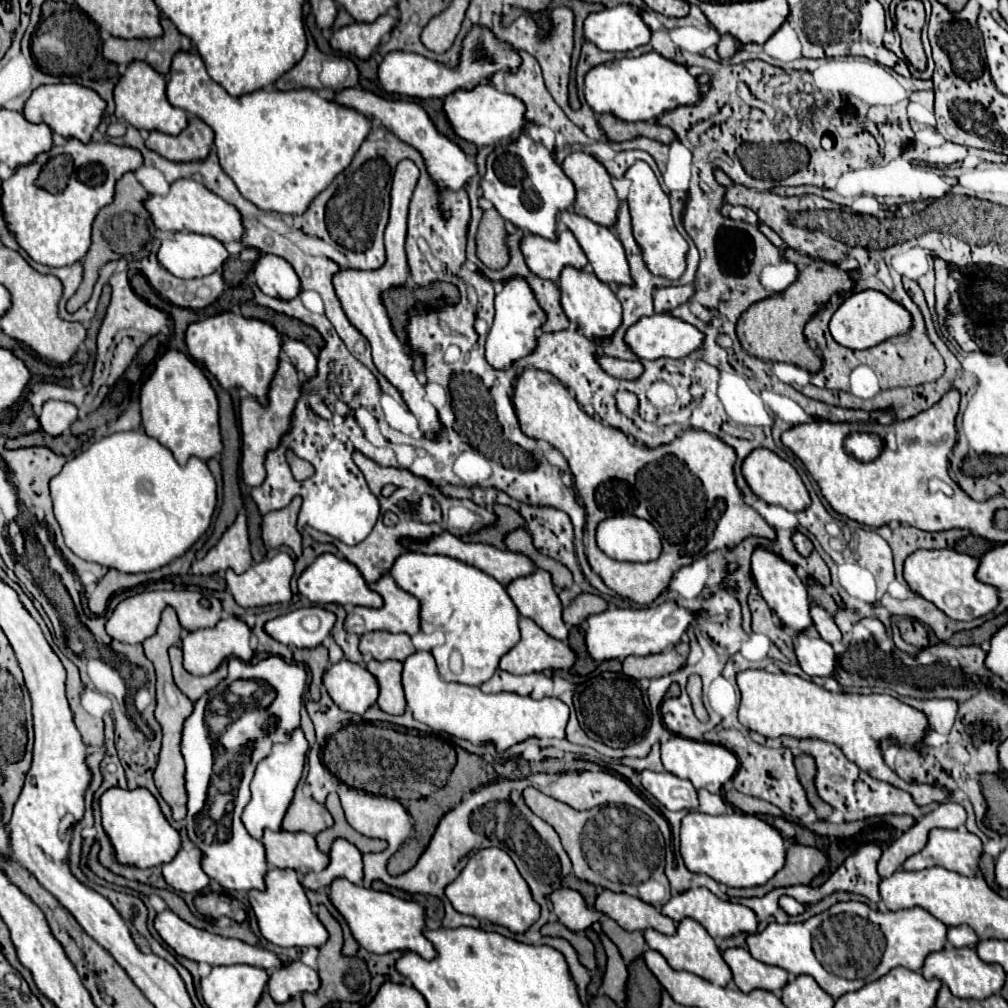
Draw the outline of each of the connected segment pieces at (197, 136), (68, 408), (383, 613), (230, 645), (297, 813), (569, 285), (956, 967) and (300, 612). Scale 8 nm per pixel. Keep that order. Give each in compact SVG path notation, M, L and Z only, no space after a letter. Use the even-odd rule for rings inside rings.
M188 119L186 129L180 135L168 135L162 131L150 131L146 147L170 161L196 161L204 159L214 141L214 131L200 119Z
M46 401L40 413L40 427L48 435L62 435L68 431L70 423L78 417L78 411L72 403L66 401Z
M384 573L384 577L380 577L380 581L374 581L368 585L372 591L378 591L380 597L384 599L384 605L378 607L378 609L366 609L366 607L350 607L348 609L348 617L346 617L346 631L348 633L358 633L358 635L364 635L368 631L390 631L390 633L406 633L406 635L414 635L420 631L420 621L418 621L418 611L420 611L420 605L418 601L402 591L394 579L390 575Z
M228 617L228 619L220 619L214 627L210 629L196 629L196 631L188 631L182 637L180 649L184 653L184 669L192 675L208 675L210 671L214 671L226 657L234 655L242 661L250 661L250 657L254 655L254 651L250 649L250 629L244 621L236 619L236 617Z
M296 787L294 799L282 819L282 829L316 835L328 827L332 827L332 817L328 809L316 803L310 795L304 795L302 787Z
M564 267L560 273L560 303L570 319L570 323L586 337L604 337L612 335L616 327L622 323L622 305L616 299L614 291L602 283L594 273L586 269L574 269L574 267Z
M946 945L942 951L930 953L922 965L924 979L938 979L942 983L946 983L950 987L950 991L960 997L960 999L986 999L990 995L1000 993L1002 985L1004 985L1004 969L1000 969L1000 965L988 965L986 961L982 961L976 951L972 947L952 947Z
M302 607L302 609L296 609L296 611L290 611L286 615L280 615L272 621L268 621L264 625L264 631L284 643L284 645L292 645L292 647L306 647L306 649L314 649L316 645L320 645L324 641L324 637L332 631L334 627L334 621L336 621L336 615L322 609L322 607ZM304 615L318 615L320 617L320 627L316 631L306 631L300 621Z

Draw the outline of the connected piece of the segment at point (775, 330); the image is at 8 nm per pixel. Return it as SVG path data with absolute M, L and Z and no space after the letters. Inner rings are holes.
M806 259L804 263L800 263L798 279L792 285L788 285L782 293L776 293L774 297L766 297L754 303L748 311L742 313L740 323L736 325L736 333L744 351L764 361L768 359L798 365L814 375L820 369L820 357L808 347L802 329L806 321L816 311L820 311L834 293L848 291L850 287L852 287L852 275L848 271L842 271L826 261ZM816 279L818 279L818 295L816 295Z

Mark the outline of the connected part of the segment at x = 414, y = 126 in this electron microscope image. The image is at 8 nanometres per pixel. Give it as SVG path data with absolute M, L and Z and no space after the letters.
M348 87L348 89L338 91L334 95L334 103L350 107L350 109L356 109L358 113L362 113L368 119L380 119L380 123L390 133L394 133L396 137L400 137L400 141L404 141L404 143L412 145L416 151L420 151L420 155L424 157L426 173L428 173L428 177L432 179L432 183L436 185L438 191L444 191L444 189L458 191L458 189L462 189L466 185L466 181L472 175L476 175L474 161L468 161L464 151L456 143L448 141L444 135L440 135L436 131L436 127L432 125L430 117L426 115L426 111L420 105L410 103L410 101L390 101L390 99L378 97L378 95L370 93L370 91L364 91L360 87Z

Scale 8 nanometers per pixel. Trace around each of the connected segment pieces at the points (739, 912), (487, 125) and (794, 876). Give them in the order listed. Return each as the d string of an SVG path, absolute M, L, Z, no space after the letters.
M704 887L698 889L688 889L684 893L676 893L670 897L670 901L660 909L666 917L680 921L684 917L692 917L696 919L714 939L718 937L732 937L738 933L754 933L756 931L756 915L752 909L740 905L740 903L730 903L730 901L722 901L718 899L714 893L710 893Z
M476 85L474 89L458 89L456 93L450 93L444 99L444 113L450 121L452 131L476 147L496 145L496 143L510 143L518 139L520 131L526 125L524 119L524 103L508 93L496 91L492 85Z
M790 845L786 853L786 865L768 881L768 885L752 887L752 889L728 889L730 897L762 897L776 887L790 885L808 885L826 865L826 855L816 847L806 845Z

